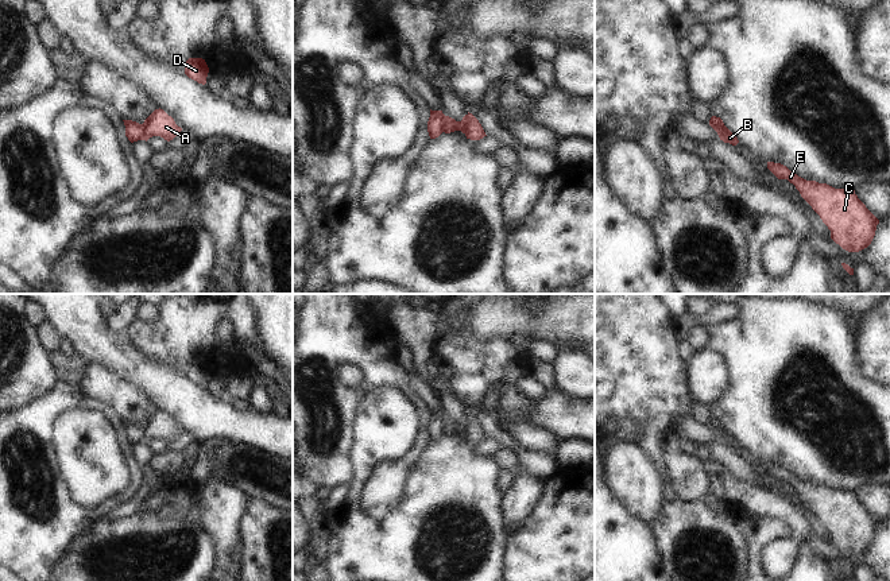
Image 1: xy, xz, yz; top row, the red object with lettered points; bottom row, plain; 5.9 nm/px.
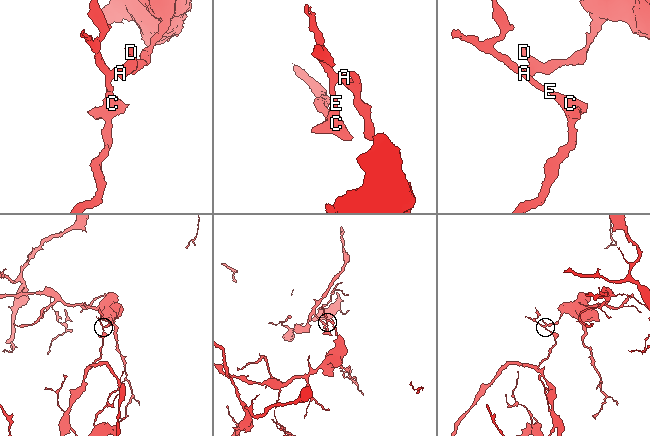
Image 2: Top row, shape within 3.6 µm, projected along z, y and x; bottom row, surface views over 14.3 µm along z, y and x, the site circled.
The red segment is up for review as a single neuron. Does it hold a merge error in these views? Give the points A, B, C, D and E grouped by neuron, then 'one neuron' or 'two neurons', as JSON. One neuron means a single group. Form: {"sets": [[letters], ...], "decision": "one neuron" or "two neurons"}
{"sets": [["A", "B", "D"], ["C", "E"]], "decision": "two neurons"}

